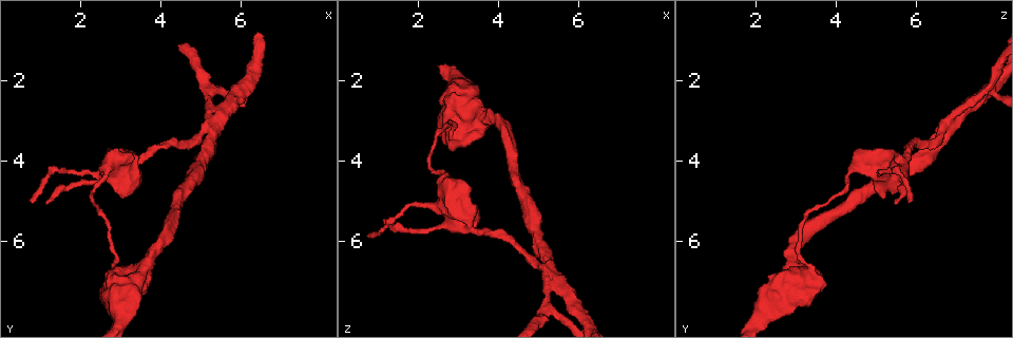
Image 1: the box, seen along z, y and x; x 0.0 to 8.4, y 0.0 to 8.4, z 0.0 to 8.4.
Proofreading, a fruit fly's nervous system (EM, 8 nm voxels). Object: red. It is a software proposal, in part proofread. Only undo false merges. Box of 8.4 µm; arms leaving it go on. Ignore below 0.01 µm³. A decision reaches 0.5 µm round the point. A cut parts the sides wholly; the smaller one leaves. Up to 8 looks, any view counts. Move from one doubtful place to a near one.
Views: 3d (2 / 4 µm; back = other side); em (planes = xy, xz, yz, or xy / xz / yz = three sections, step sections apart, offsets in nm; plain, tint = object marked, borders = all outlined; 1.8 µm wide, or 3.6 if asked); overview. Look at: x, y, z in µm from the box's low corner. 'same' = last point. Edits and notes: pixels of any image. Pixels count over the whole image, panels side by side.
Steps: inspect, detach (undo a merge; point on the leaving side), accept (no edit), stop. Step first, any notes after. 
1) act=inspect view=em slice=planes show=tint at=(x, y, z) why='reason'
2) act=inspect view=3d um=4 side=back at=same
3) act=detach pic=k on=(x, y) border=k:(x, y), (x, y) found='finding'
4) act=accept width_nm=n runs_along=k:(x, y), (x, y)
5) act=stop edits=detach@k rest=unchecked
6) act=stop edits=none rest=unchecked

act=inspect view=em slice=xz step=8 show=borders at=(2.25, 4.80, 4.05) why='closes a loop'

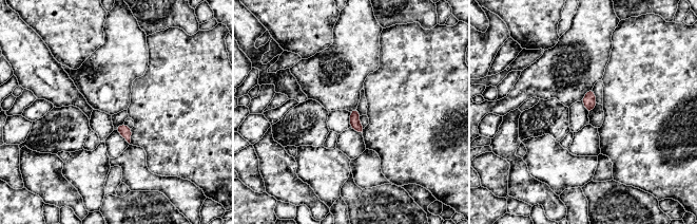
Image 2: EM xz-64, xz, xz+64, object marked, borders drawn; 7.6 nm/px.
act=accept width_nm=70 found='one neuron here'

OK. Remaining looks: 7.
act=inspect view=3d um=2 at=(5.15, 3.40, 6.55) why='three arms meet'

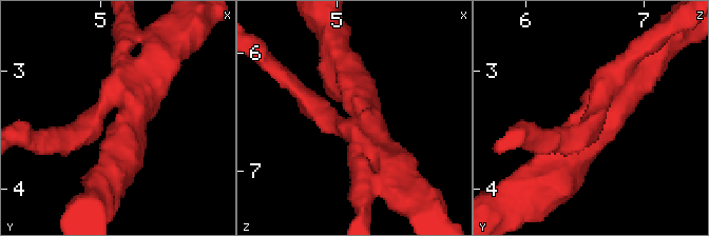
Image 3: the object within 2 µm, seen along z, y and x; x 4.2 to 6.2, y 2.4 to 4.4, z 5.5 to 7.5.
act=inspect view=em slice=xy step=8 show=tint at=(5.22, 3.44, 6.54) arms=3 arm_widths_nm=170,300,320

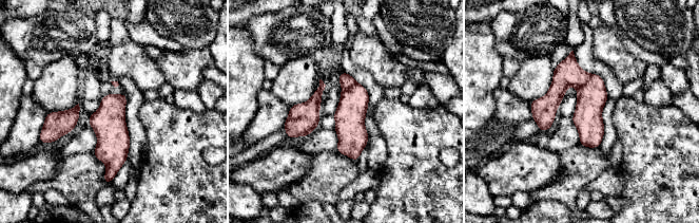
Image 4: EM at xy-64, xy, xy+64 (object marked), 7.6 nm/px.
act=inspect view=em slice=planes show=borders at=same

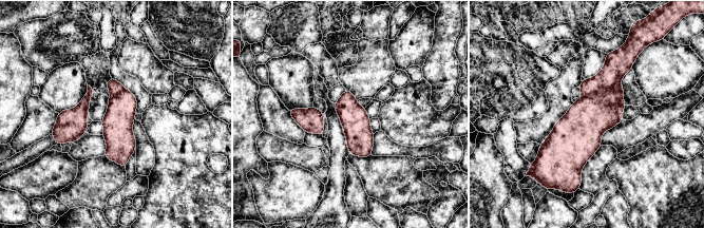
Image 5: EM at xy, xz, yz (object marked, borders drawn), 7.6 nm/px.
act=detach pic=5 on=(617, 63) found='two neurons meet here'

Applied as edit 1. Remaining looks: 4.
act=stop edits=detach@5 rest=unchecked

